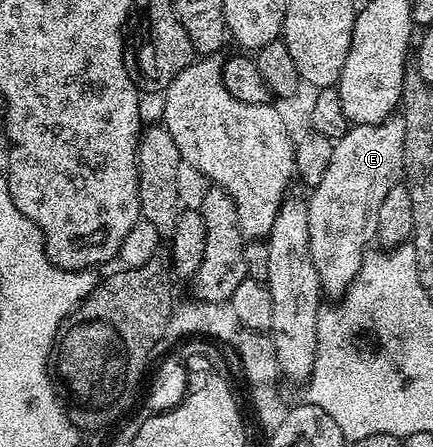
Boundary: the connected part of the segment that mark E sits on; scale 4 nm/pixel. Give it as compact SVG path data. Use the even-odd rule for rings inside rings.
M391 117L378 125L351 126L333 144L330 166L307 200L310 255L320 276L321 290L332 299L343 297L358 275L368 241L377 240L379 208L387 192L403 178L403 125L402 120Z

